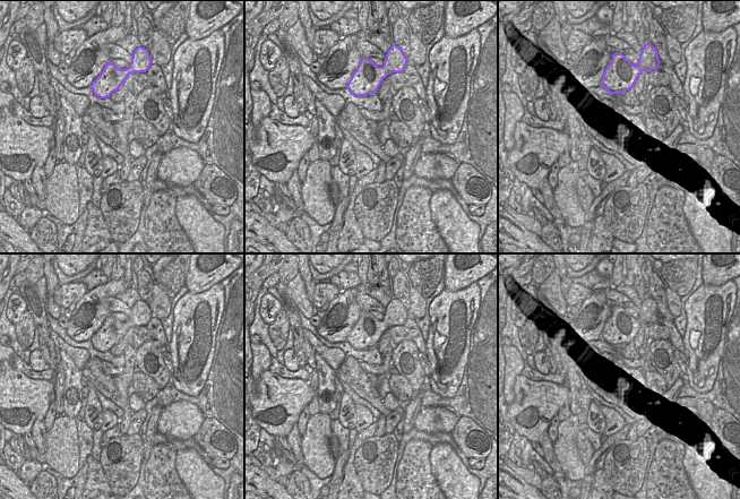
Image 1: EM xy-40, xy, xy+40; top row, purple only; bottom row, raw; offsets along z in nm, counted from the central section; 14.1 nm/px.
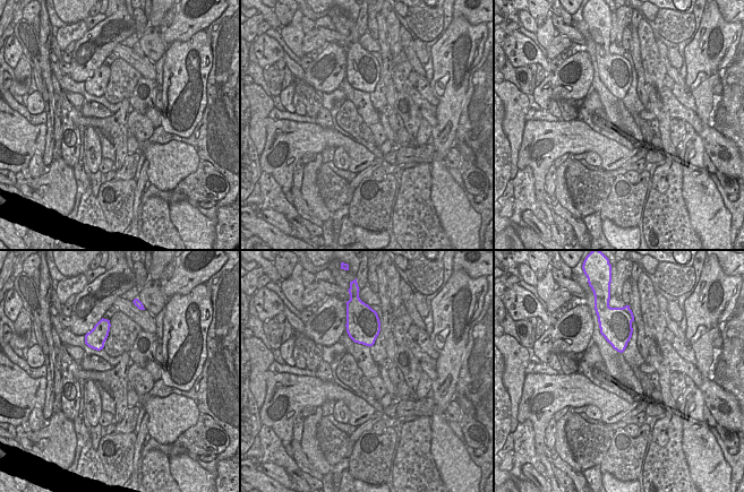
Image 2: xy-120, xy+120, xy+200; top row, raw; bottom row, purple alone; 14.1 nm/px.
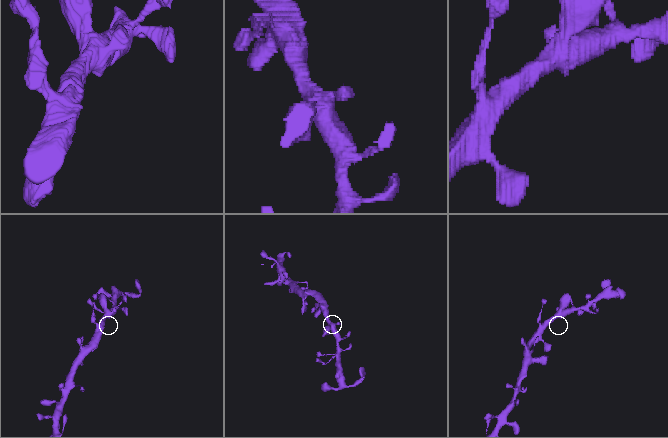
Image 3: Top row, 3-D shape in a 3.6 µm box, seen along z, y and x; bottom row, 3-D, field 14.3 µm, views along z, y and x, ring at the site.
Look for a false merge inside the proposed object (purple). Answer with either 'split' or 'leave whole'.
leave whole

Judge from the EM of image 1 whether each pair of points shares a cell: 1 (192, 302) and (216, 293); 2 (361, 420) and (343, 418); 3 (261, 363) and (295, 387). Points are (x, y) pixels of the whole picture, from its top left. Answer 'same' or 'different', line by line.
1: same
2: different
3: different

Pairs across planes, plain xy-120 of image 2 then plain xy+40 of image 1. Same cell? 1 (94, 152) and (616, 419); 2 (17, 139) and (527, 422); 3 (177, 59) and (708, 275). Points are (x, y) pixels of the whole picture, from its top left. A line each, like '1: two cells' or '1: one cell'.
1: two cells
2: one cell
3: two cells

